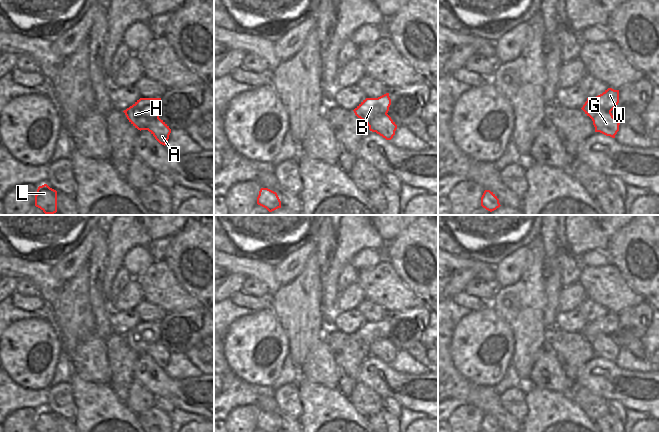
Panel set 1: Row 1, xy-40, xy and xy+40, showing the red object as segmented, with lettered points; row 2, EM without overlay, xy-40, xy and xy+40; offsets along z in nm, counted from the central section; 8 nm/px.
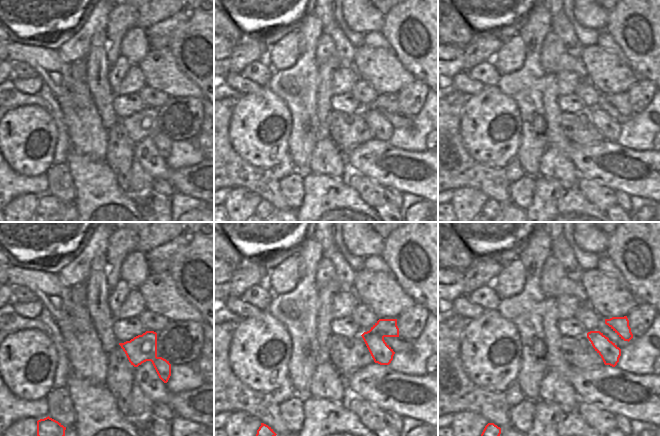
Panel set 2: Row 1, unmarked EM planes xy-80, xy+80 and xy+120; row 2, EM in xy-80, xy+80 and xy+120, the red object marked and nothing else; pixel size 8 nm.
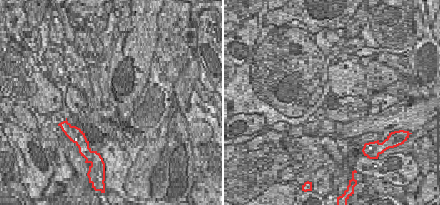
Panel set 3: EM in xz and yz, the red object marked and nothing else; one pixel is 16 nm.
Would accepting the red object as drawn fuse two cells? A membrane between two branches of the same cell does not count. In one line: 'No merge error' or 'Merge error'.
Merge error

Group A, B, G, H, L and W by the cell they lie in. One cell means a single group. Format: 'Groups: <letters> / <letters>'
Groups: A G / B H L W

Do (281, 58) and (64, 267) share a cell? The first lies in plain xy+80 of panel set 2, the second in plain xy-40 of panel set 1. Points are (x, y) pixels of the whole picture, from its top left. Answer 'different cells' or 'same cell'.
same cell

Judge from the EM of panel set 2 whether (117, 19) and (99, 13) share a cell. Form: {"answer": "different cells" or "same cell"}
{"answer": "different cells"}

